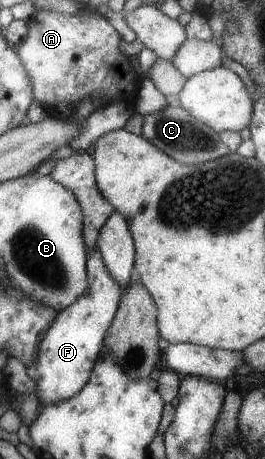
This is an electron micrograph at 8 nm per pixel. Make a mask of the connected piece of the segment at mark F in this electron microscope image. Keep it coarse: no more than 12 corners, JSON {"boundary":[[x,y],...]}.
{"boundary":[[95,247],[86,291],[26,369],[41,408],[87,385],[121,287]]}

